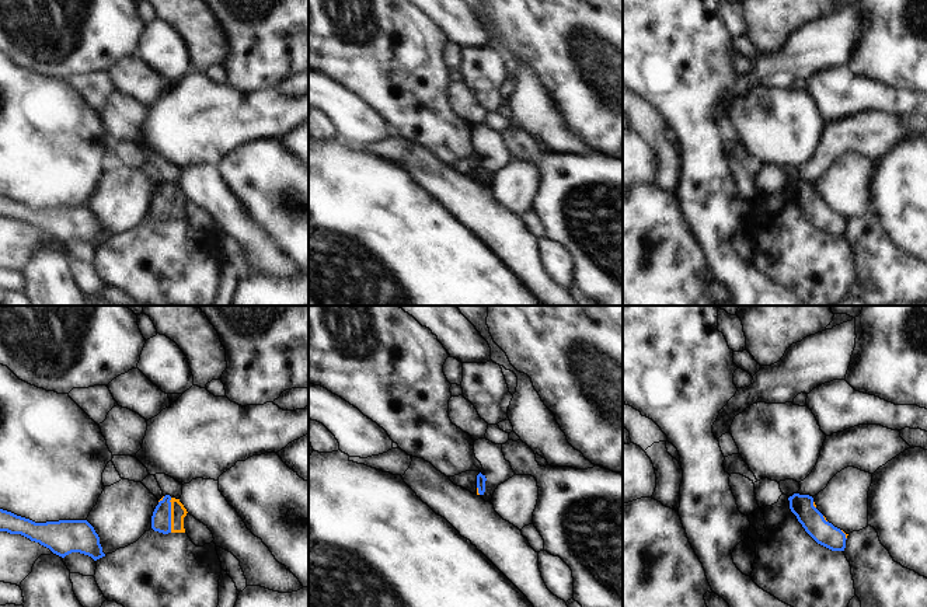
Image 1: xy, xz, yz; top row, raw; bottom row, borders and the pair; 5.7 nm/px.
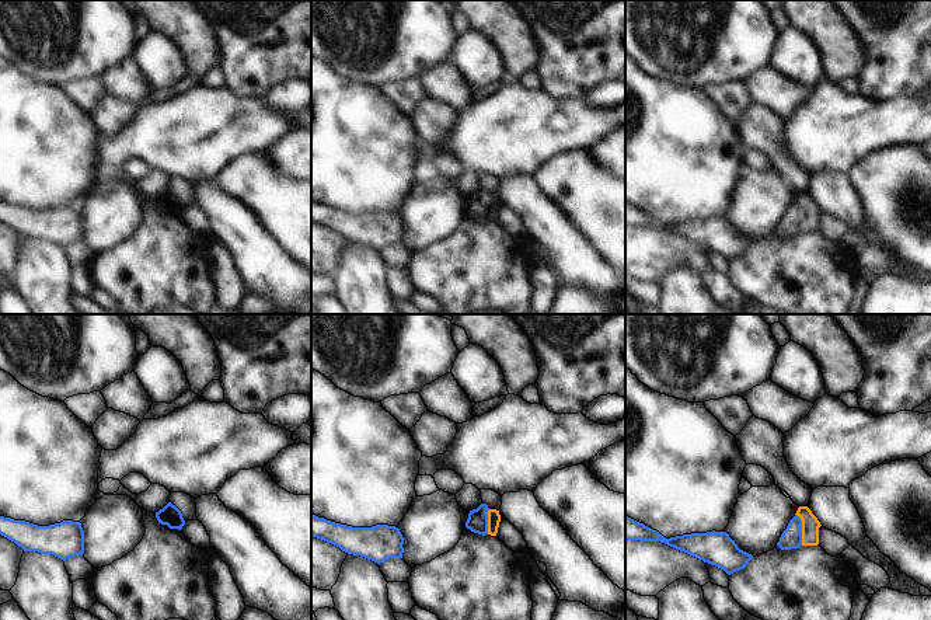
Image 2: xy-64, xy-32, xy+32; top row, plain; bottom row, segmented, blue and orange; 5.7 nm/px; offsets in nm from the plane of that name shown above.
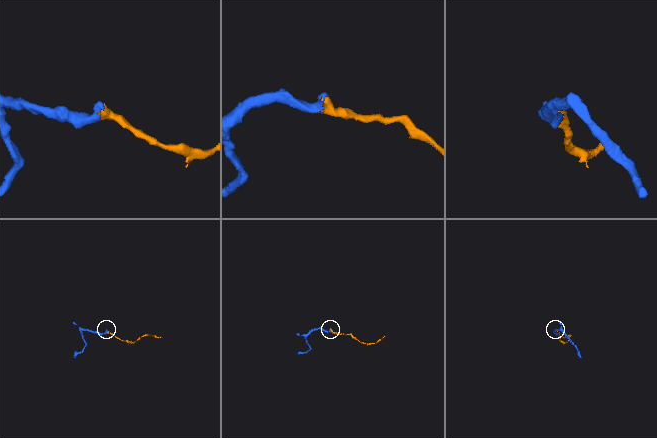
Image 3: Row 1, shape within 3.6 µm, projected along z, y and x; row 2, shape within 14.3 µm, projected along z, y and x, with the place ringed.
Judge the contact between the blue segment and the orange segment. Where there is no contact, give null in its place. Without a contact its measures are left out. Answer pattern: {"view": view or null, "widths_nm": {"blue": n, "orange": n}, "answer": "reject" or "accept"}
{"view": "xy", "widths_nm": {"blue": 110, "orange": 90}, "answer": "accept"}

